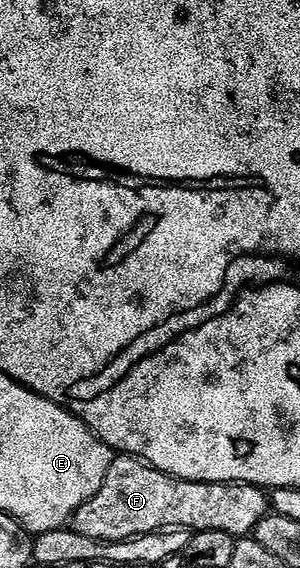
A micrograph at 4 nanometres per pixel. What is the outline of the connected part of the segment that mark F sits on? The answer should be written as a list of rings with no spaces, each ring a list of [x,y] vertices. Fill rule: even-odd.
[[[120,454],[112,458],[109,473],[98,493],[85,501],[81,509],[77,509],[73,529],[81,533],[81,537],[95,539],[98,543],[120,543],[164,529],[186,529],[192,533],[220,531],[236,537],[247,537],[254,532],[257,521],[261,521],[268,514],[269,495],[262,487],[254,487],[252,483],[194,483],[188,479],[174,479],[133,455]]]

